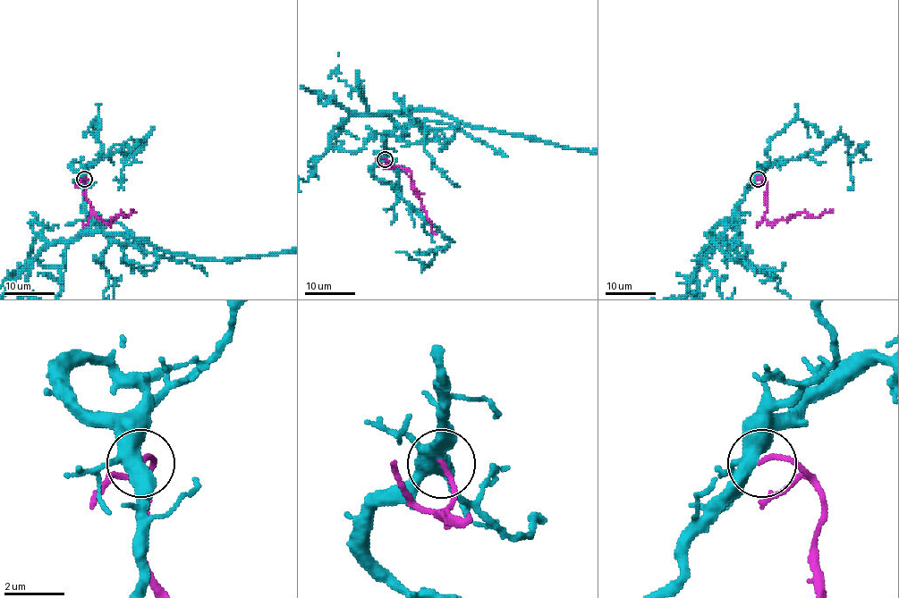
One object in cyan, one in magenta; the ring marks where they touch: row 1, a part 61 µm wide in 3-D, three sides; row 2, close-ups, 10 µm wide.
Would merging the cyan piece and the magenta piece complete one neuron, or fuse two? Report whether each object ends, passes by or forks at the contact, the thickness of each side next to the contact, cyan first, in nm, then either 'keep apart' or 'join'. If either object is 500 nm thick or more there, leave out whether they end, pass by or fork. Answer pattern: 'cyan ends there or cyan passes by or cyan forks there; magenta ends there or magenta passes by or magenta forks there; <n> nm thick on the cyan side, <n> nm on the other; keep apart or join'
cyan forks there; magenta ends there; 420 nm thick on the cyan side, 140 nm on the other; join

